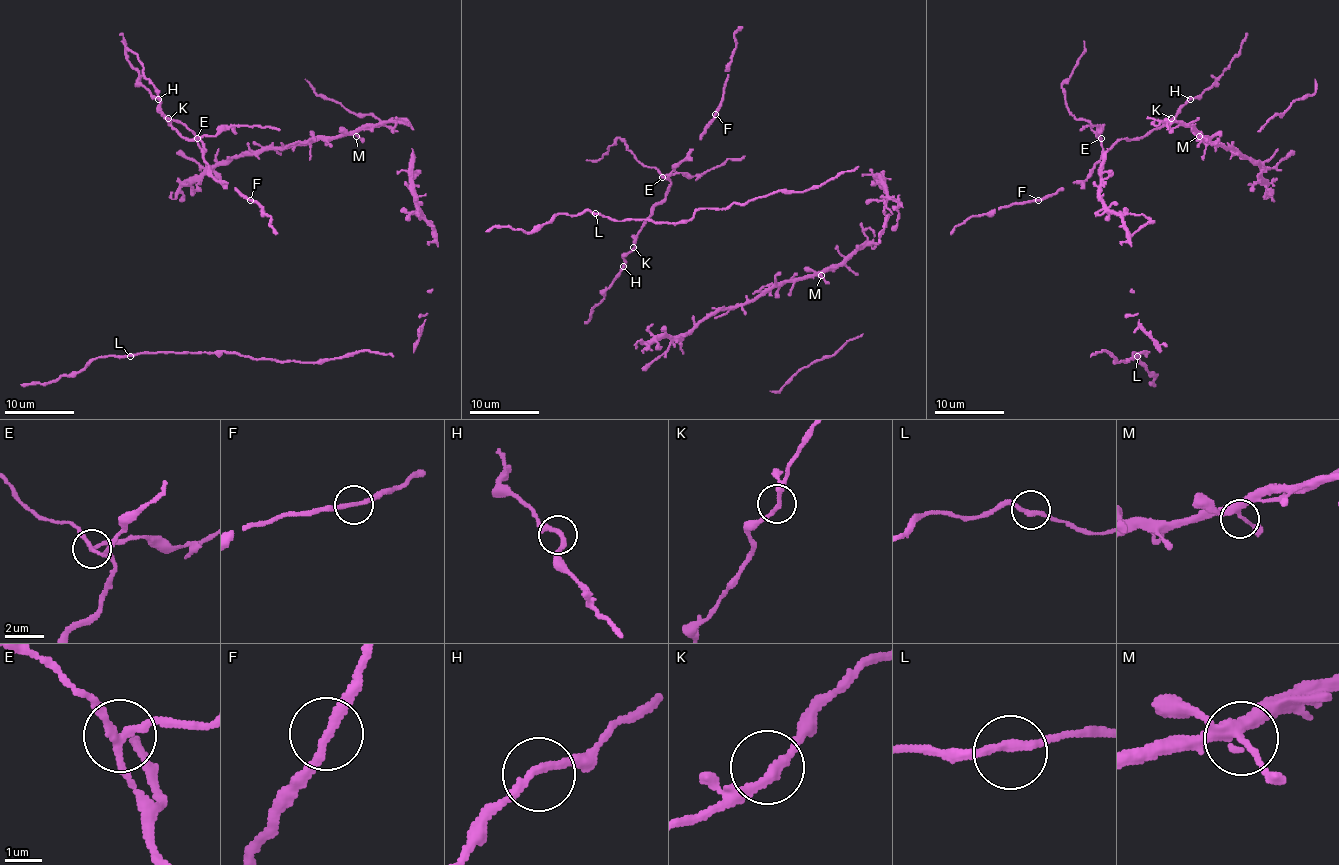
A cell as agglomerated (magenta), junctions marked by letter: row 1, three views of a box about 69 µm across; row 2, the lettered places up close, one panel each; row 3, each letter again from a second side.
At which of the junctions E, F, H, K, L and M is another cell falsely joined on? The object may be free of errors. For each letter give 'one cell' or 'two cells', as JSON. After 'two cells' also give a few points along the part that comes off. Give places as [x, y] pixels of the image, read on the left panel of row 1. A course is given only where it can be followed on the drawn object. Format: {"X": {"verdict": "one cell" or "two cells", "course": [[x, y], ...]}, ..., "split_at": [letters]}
{"E": {"verdict": "two cells", "course": [[198, 138], [217, 136], [238, 125], [276, 127], [279, 131]]}, "F": {"verdict": "one cell"}, "H": {"verdict": "one cell"}, "K": {"verdict": "one cell"}, "L": {"verdict": "one cell"}, "M": {"verdict": "one cell"}, "split_at": ["E"]}

